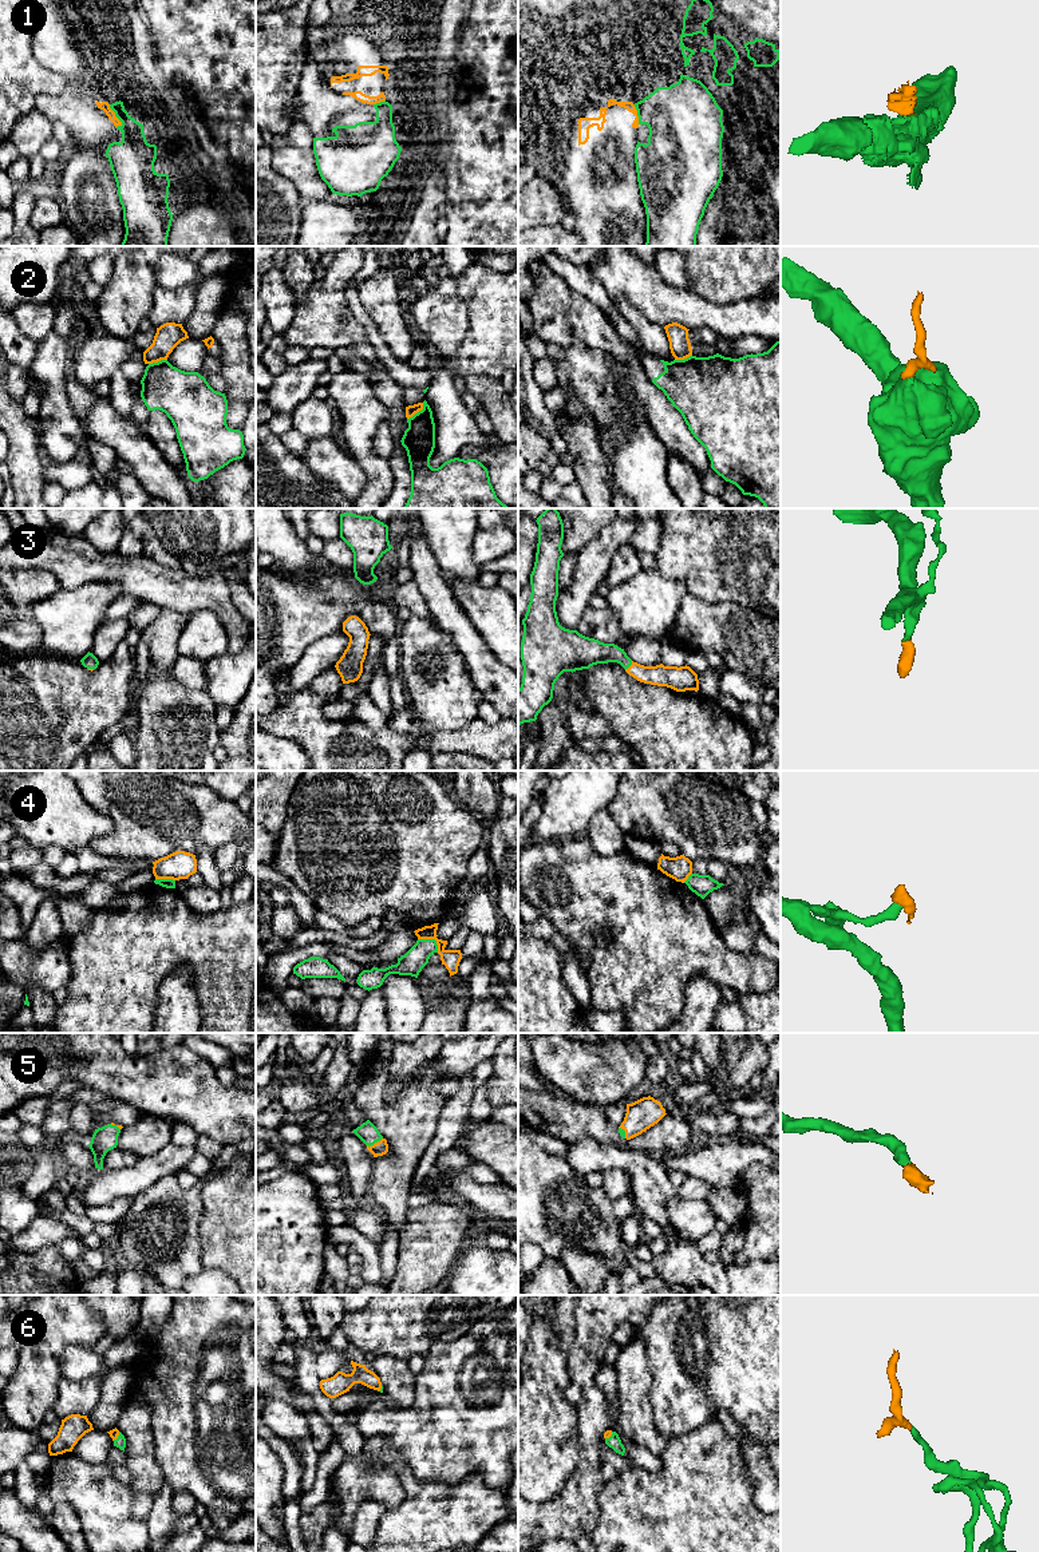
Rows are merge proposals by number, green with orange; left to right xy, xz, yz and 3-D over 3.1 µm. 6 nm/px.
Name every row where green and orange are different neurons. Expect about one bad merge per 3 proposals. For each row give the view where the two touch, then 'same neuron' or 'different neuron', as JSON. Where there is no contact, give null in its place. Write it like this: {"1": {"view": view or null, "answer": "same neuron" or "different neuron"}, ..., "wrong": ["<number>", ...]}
{"1": {"view": "xy", "answer": "different neuron"}, "2": {"view": "xz", "answer": "different neuron"}, "3": {"view": "yz", "answer": "same neuron"}, "4": {"view": "xz", "answer": "different neuron"}, "5": {"view": "xz", "answer": "same neuron"}, "6": {"view": "xy", "answer": "same neuron"}, "wrong": ["1", "2", "4"]}

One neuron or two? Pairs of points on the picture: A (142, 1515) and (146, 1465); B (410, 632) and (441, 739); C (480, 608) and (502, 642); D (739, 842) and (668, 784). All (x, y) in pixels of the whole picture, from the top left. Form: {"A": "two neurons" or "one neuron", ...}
{"A": "one neuron", "B": "two neurons", "C": "one neuron", "D": "one neuron"}

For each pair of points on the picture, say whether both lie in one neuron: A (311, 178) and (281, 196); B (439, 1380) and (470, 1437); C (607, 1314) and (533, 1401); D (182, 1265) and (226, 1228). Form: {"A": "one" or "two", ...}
{"A": "two", "B": "one", "C": "two", "D": "two"}

